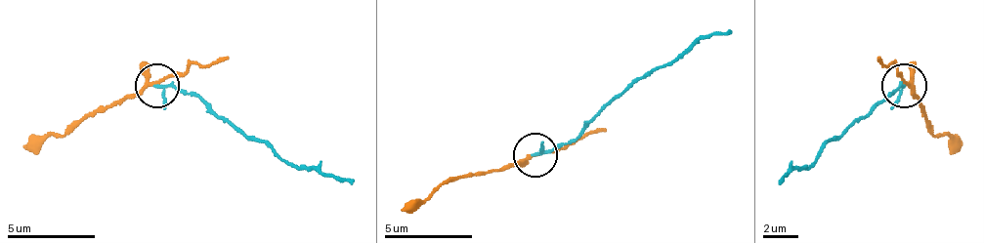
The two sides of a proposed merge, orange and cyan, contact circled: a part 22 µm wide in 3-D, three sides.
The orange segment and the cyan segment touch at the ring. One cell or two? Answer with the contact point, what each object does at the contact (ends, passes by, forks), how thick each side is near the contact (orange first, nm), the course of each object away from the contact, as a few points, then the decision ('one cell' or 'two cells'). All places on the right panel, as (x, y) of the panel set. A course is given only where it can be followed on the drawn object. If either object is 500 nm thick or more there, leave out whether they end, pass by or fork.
place (904, 85); orange forks; cyan passes by; calibres 150 and 140 nm; course orange (905, 84), (922, 101), (927, 124), (958, 145); course cyan (905, 84), (887, 93), (817, 159), (777, 185); two cells

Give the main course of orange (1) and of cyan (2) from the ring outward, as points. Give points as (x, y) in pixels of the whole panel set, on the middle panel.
1: (536, 156), (492, 174), (448, 178), (426, 200), (400, 209)
2: (536, 156), (576, 139), (660, 67), (730, 28)

